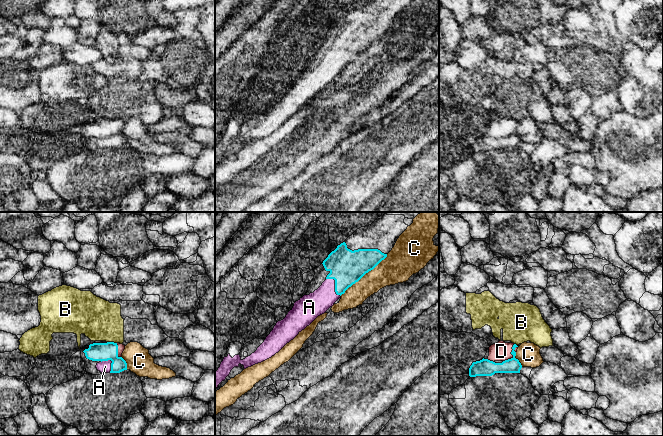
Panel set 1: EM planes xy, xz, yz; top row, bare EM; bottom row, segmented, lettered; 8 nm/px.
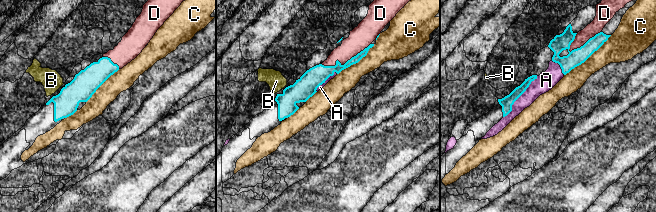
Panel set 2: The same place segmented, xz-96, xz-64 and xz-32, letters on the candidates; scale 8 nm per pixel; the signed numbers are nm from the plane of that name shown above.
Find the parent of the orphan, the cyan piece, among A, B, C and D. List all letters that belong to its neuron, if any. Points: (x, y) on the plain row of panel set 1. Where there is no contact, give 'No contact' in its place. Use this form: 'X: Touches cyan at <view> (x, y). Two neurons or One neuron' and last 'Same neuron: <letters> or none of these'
A: Touches cyan at xz (335, 61). One neuron
B: Touches cyan at xy (112, 118). Two neurons
C: Touches cyan at xz (364, 50). Two neurons
D: Touches cyan at yz (513, 132). Two neurons
Same neuron: A

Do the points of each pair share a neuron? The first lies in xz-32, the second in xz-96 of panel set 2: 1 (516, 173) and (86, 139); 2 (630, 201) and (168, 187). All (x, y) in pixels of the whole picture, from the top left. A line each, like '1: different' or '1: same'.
1: same
2: different

